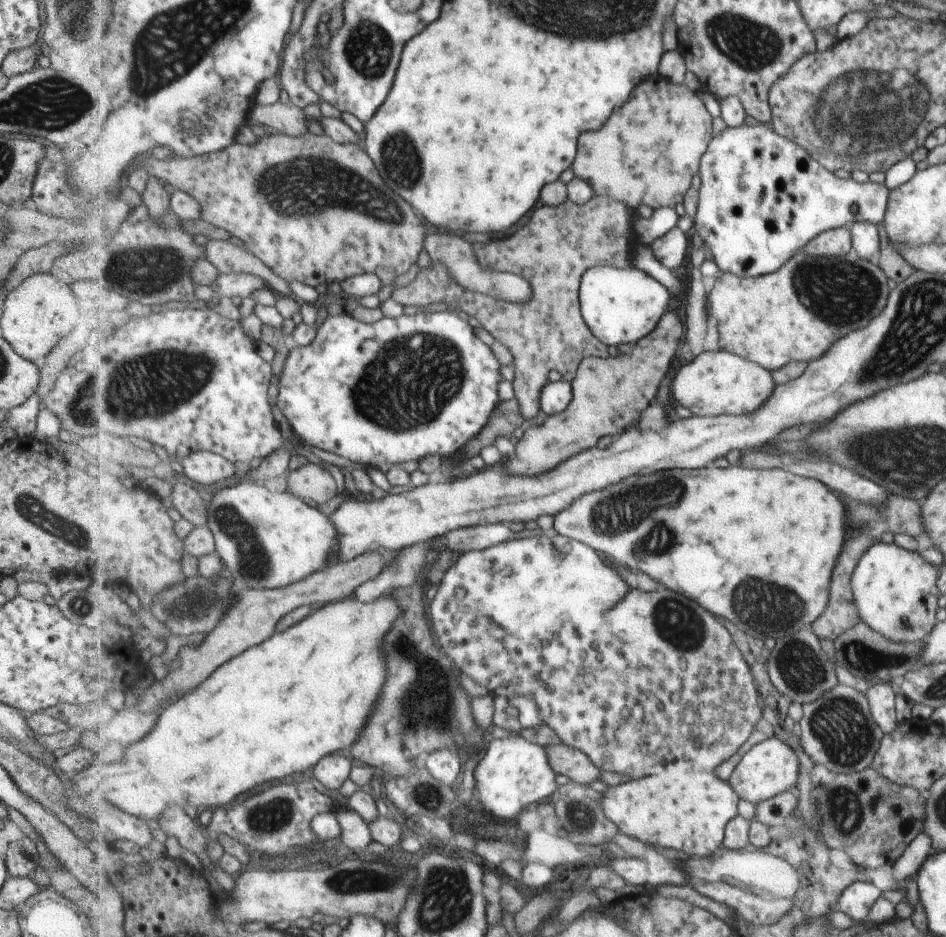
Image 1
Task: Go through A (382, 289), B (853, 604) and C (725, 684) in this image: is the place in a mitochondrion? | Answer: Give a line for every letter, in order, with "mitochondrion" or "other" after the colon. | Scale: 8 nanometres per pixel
A: other
B: other
C: other

